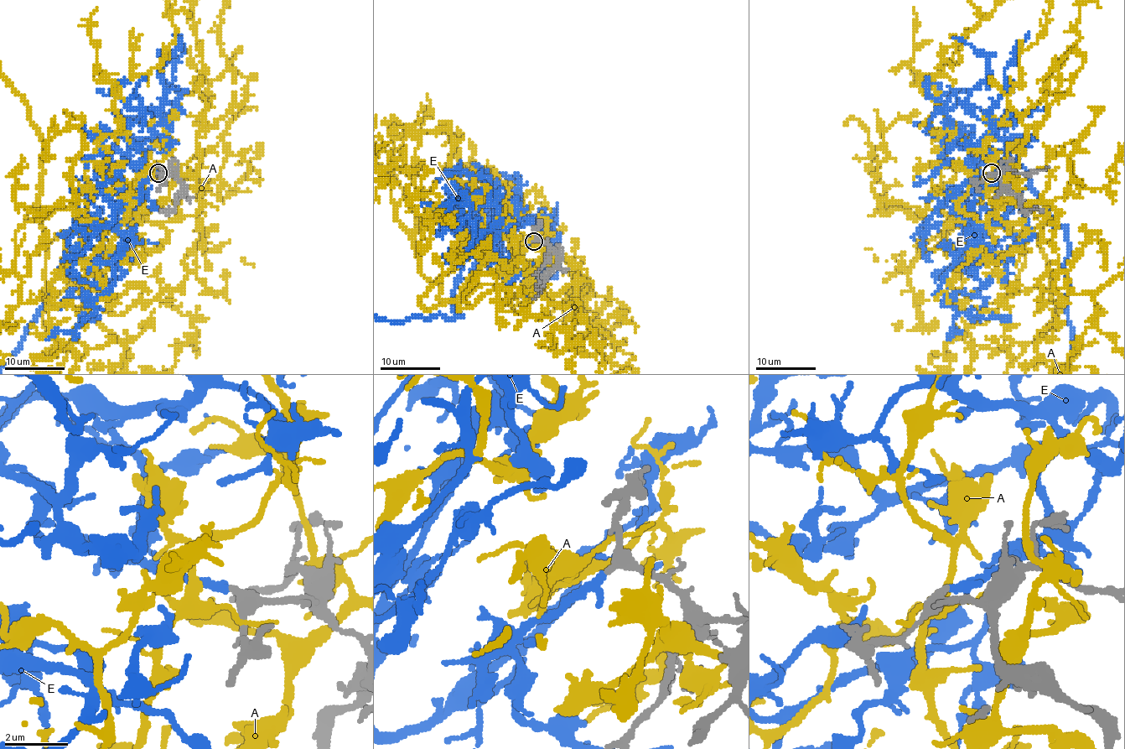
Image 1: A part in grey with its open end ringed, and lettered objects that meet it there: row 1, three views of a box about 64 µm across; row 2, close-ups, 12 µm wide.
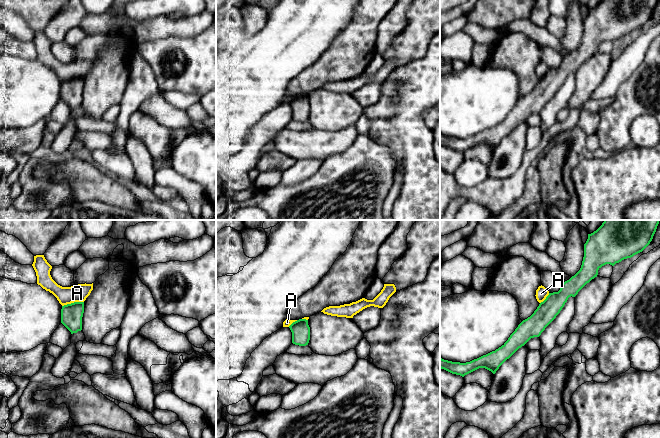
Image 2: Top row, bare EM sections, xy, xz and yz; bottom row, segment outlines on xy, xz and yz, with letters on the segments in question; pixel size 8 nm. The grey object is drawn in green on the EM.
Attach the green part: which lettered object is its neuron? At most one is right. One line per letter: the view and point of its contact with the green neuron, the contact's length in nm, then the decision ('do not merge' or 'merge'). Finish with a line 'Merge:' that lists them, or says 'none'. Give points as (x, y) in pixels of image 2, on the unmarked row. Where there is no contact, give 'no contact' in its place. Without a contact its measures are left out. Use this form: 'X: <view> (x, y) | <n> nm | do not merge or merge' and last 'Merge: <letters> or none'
A: xy (72, 79) | 180 nm | do not merge
E: no contact | merge
Merge: E

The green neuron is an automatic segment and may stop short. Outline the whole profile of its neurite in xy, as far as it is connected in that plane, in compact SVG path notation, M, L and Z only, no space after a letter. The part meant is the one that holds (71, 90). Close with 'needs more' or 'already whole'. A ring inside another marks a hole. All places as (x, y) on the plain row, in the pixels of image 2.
M74 78L62 82L61 99L71 108L71 110L82 106L83 89L84 78Z | already whole

